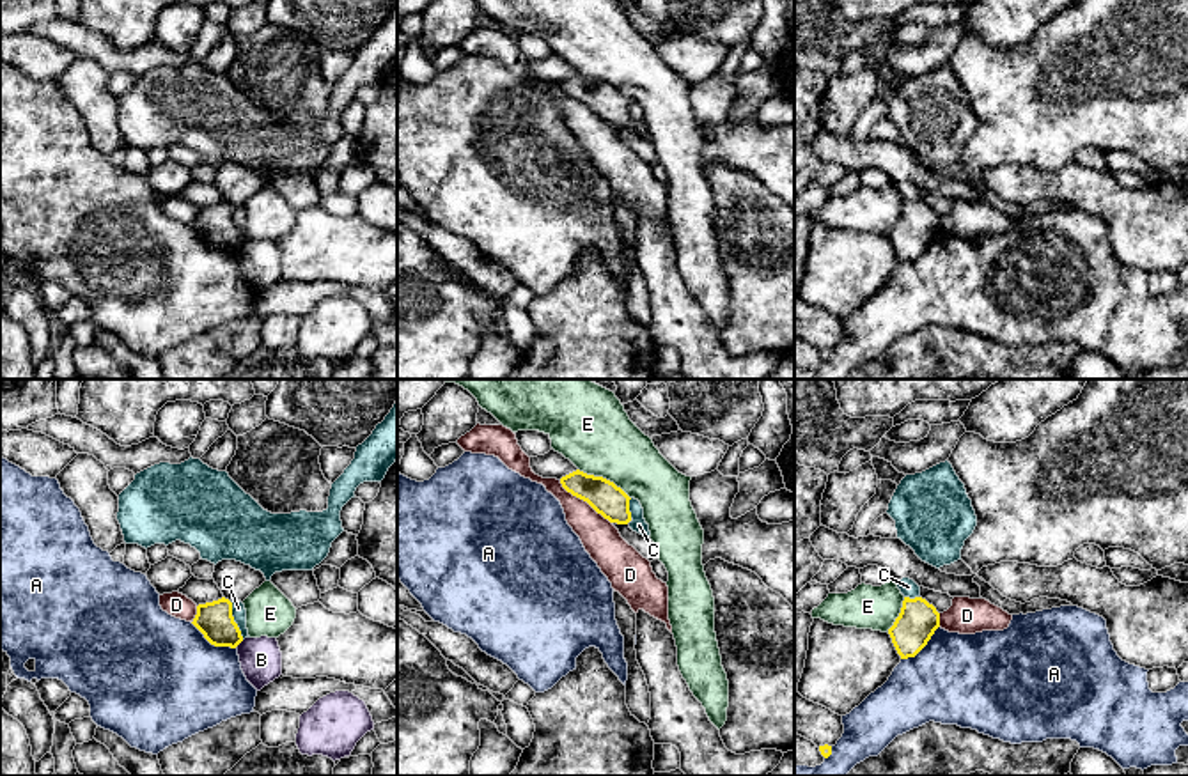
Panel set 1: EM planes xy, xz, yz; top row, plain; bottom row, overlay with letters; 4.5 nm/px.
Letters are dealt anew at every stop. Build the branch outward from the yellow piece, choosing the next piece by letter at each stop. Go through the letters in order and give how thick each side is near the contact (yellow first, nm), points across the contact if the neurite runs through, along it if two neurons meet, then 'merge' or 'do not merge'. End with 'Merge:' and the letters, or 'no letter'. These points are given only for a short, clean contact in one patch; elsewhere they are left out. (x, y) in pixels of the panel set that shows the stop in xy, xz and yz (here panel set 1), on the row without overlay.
A: 170 nm thick on the yellow side, 480 nm on the other; do not merge
B: 170 nm thick on the yellow side, 190 nm on the other; do not merge
C: 170 nm thick on the yellow side, 60 nm on the other; border along xy (229, 204), (233, 224), (243, 241); do not merge
D: 150 nm thick on the yellow side, 170 nm on the other; do not merge
E: 150 nm thick on the yellow side, 340 nm on the other; do not merge
Merge: no letter

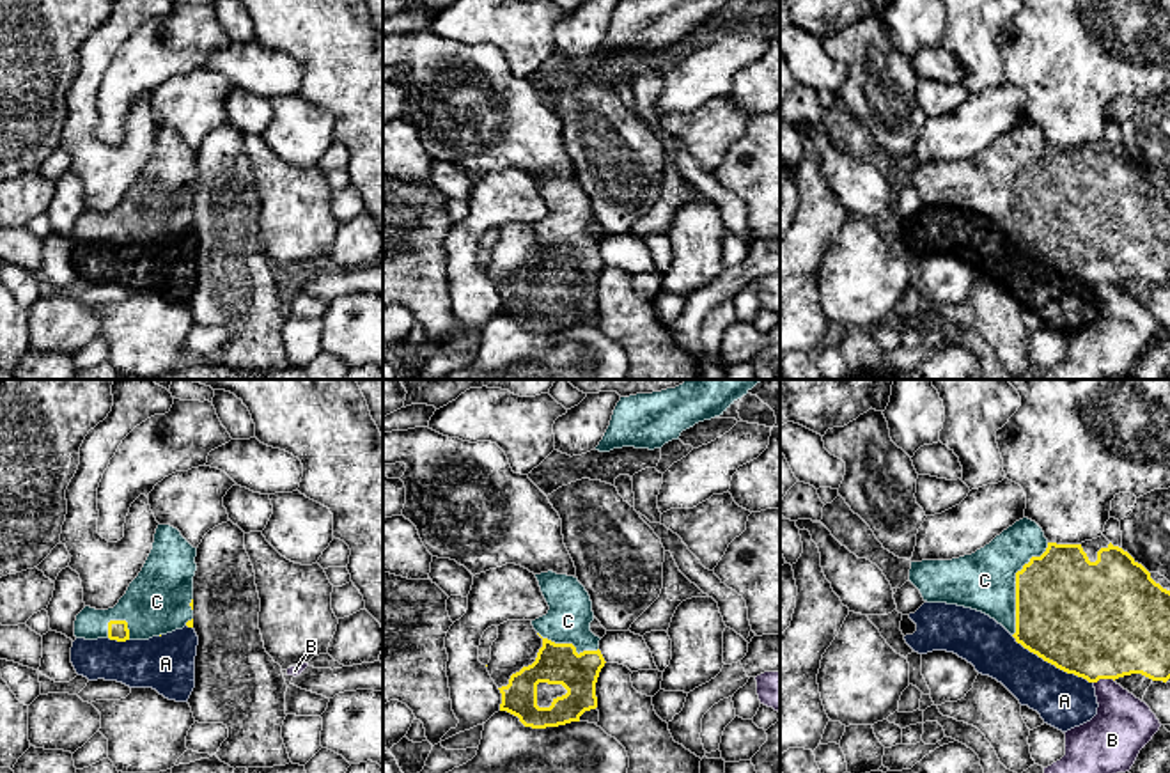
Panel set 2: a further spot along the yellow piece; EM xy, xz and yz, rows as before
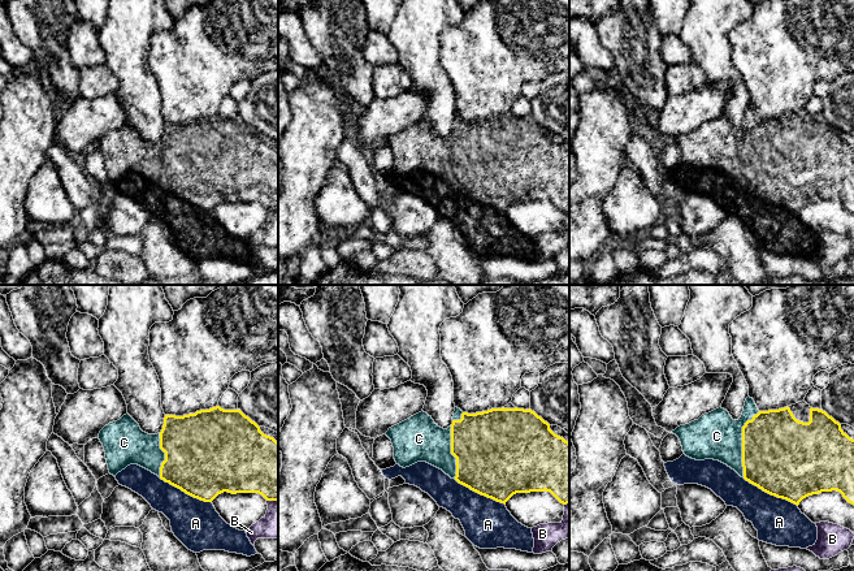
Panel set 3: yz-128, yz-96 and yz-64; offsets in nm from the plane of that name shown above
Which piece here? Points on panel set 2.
A: 500 nm thick on the yellow side, 260 nm on the other; do not merge
B: 500 nm thick on the yellow side, 260 nm on the other; do not merge
C: 460 nm thick on the yellow side, 280 nm on the other; merge
Merge: C

